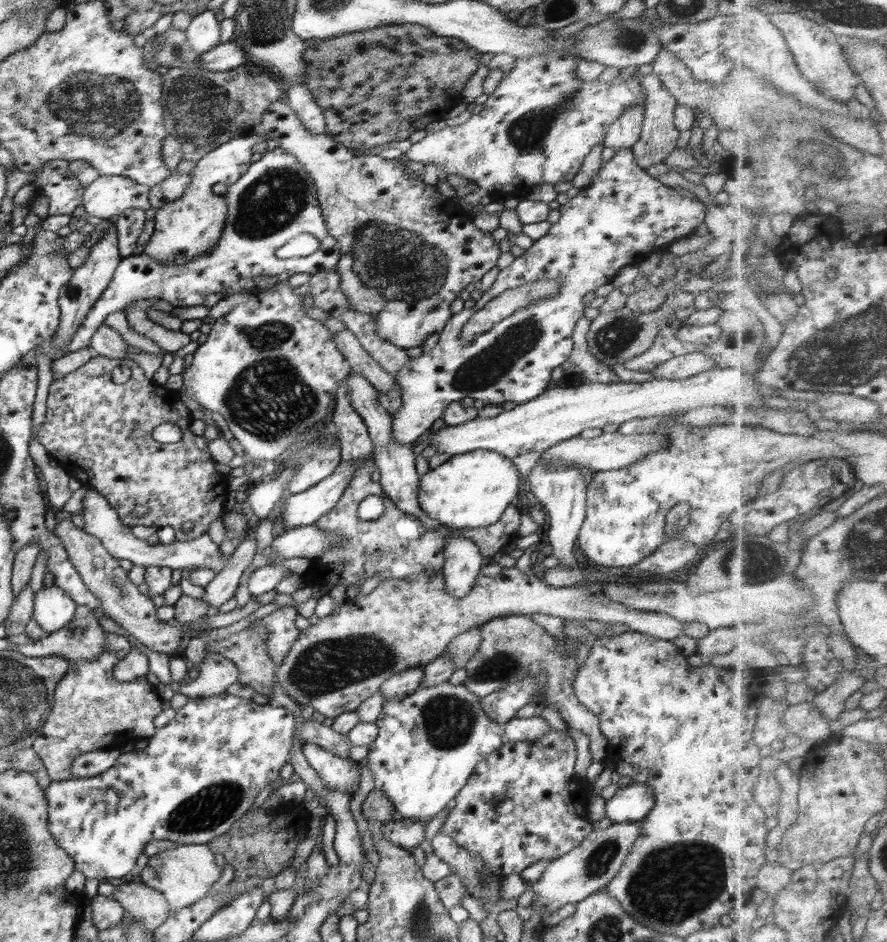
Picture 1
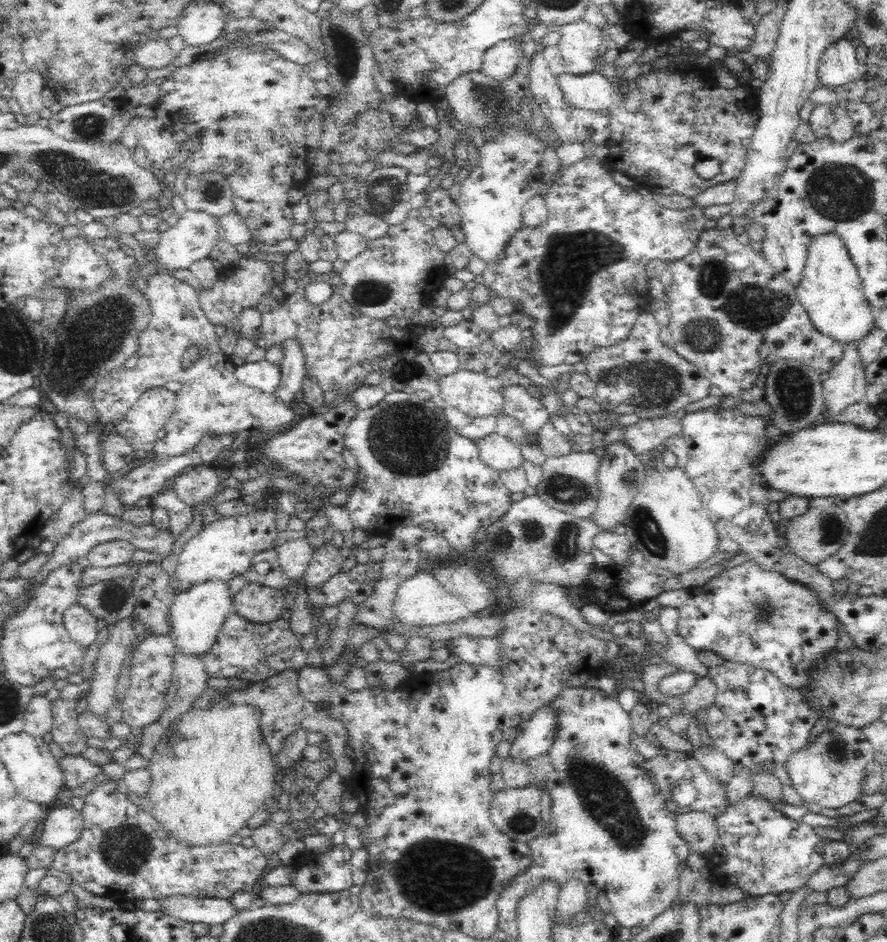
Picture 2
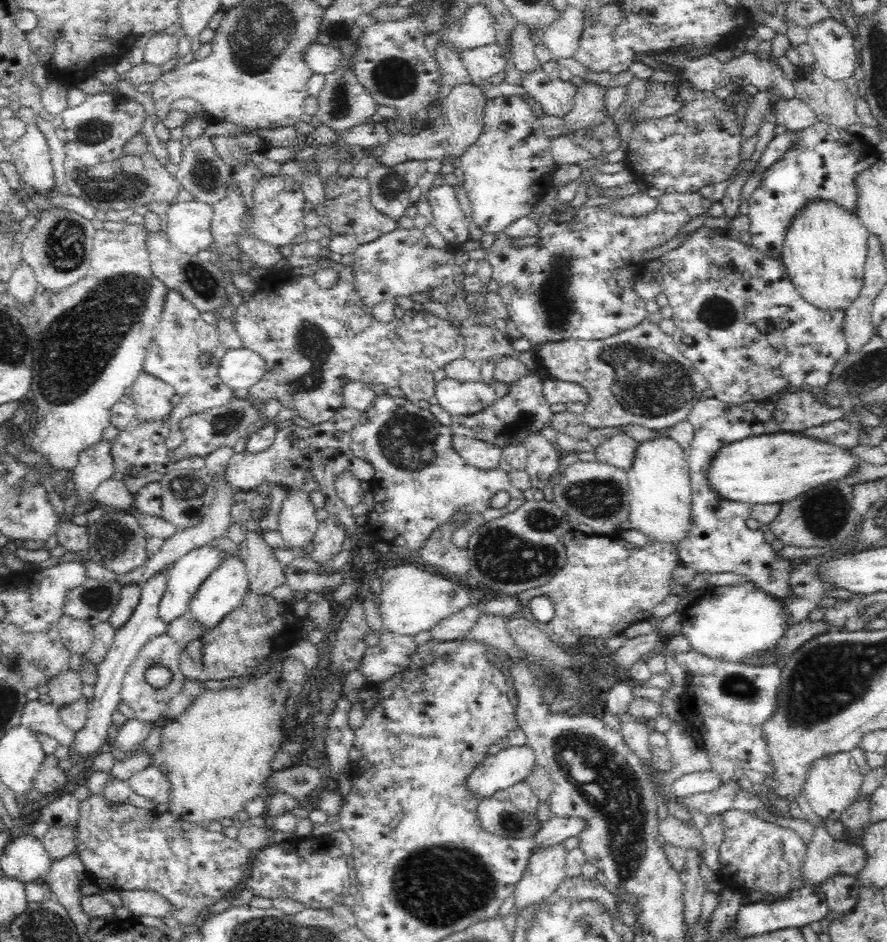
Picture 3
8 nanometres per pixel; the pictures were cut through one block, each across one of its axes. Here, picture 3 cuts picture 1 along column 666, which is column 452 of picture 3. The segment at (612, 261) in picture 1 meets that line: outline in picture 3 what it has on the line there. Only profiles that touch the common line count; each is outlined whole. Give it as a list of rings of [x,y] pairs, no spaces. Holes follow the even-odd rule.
[[[444,183],[430,187],[428,196],[423,198],[432,207],[434,220],[432,227],[437,235],[450,244],[464,244],[471,240],[469,226],[471,220],[460,209],[455,187]]]

